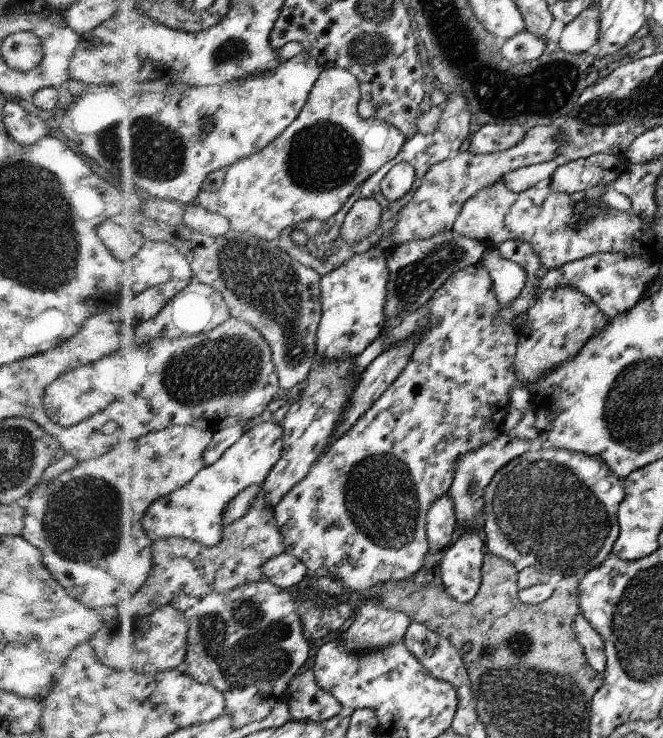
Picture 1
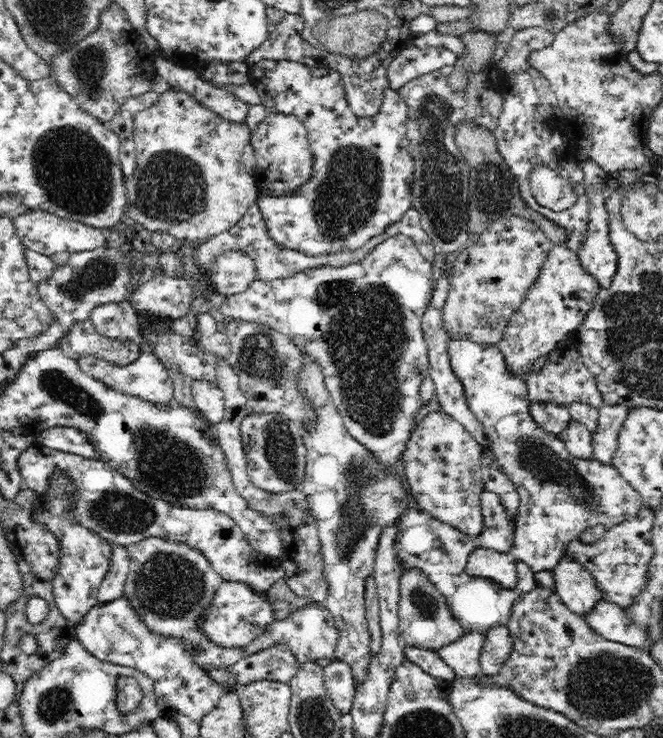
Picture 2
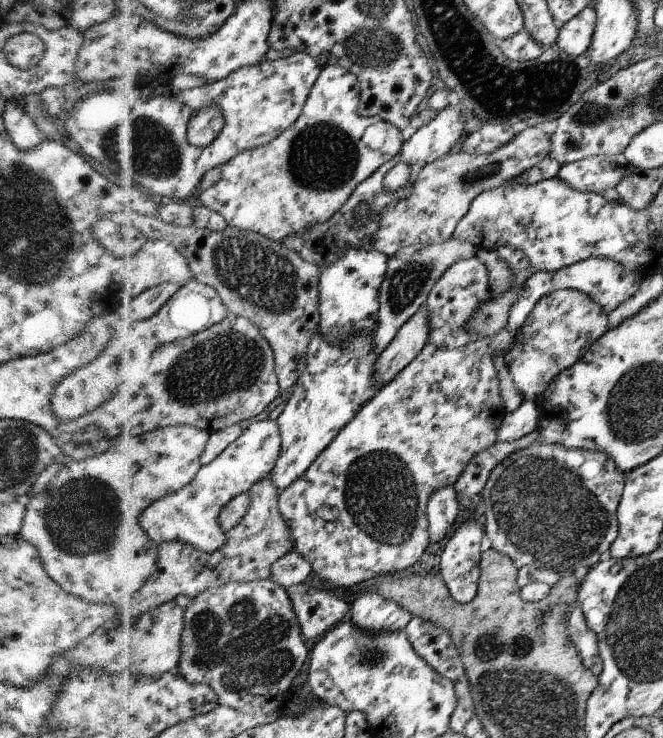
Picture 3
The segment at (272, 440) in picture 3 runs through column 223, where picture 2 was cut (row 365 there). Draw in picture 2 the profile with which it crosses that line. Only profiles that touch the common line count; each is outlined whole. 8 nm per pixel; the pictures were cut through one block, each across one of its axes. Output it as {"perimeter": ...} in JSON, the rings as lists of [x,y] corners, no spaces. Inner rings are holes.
{"perimeter":[[[458,339],[449,346],[451,365],[456,376],[464,385],[466,400],[470,411],[481,423],[489,449],[494,453],[500,466],[514,483],[520,495],[519,515],[514,522],[513,546],[509,552],[513,557],[532,568],[534,572],[551,571],[563,558],[566,544],[579,538],[580,534],[590,528],[602,524],[606,530],[633,519],[643,506],[643,498],[639,492],[611,465],[596,459],[581,459],[569,454],[568,449],[554,433],[541,429],[530,412],[533,407],[528,398],[528,378],[535,372],[544,370],[548,362],[547,356],[538,356],[532,364],[528,364],[522,374],[513,372],[506,364],[498,344],[485,344],[485,341]]]}

